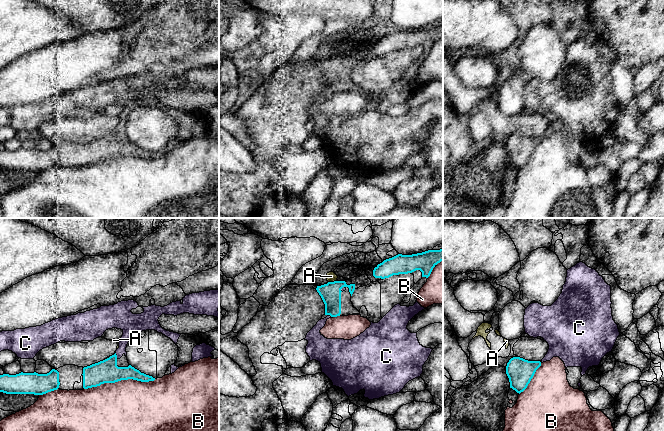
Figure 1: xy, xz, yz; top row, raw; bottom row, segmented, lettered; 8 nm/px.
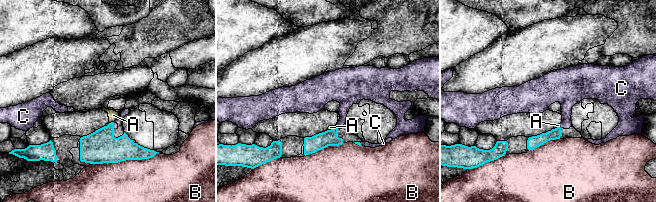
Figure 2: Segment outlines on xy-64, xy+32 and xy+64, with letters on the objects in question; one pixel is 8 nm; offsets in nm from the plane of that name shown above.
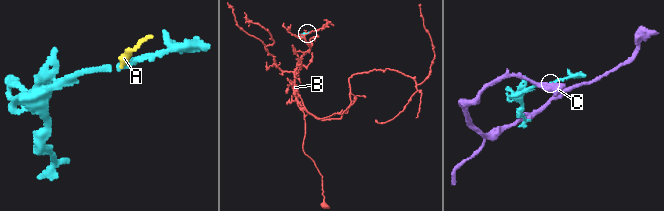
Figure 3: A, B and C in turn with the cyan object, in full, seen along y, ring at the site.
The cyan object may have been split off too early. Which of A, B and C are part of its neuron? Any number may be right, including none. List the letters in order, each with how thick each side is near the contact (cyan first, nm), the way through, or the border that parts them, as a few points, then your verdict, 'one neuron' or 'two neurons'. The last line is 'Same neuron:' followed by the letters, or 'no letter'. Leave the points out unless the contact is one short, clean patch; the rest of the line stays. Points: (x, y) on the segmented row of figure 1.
A: calibres 160 and 80 nm; border xz (335, 280), (328, 282); two neurons
B: calibres 190 and 420 nm; two neurons
C: calibres 190 and 120 nm; two neurons
Same neuron: no letter

